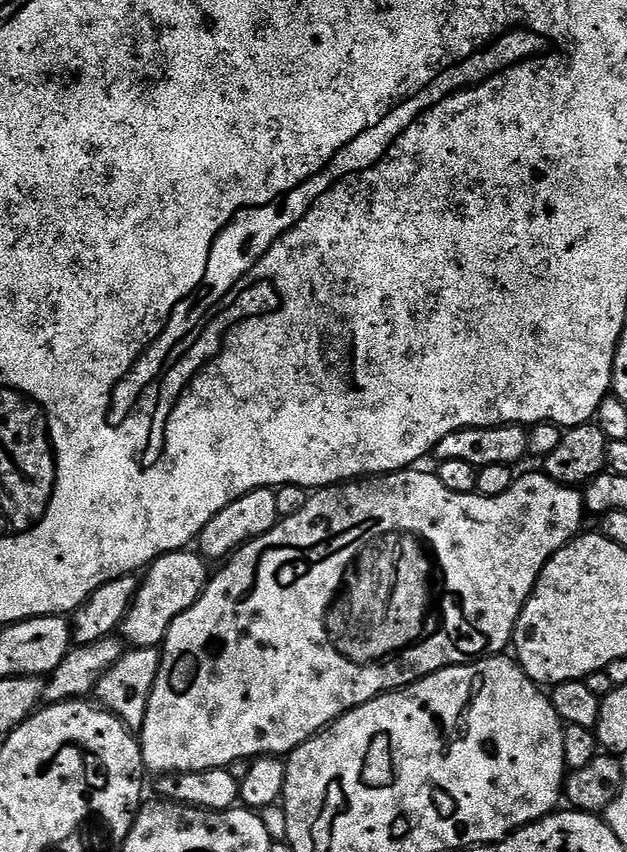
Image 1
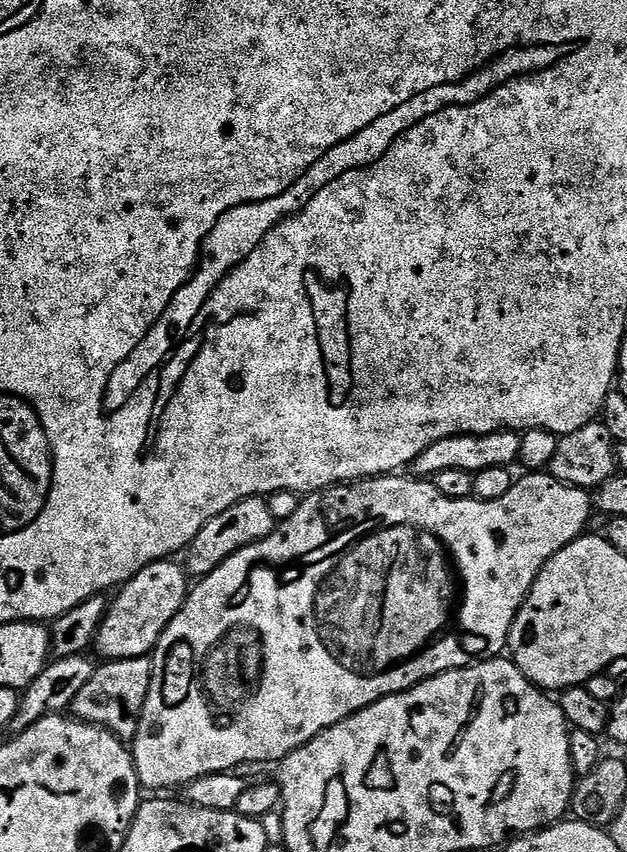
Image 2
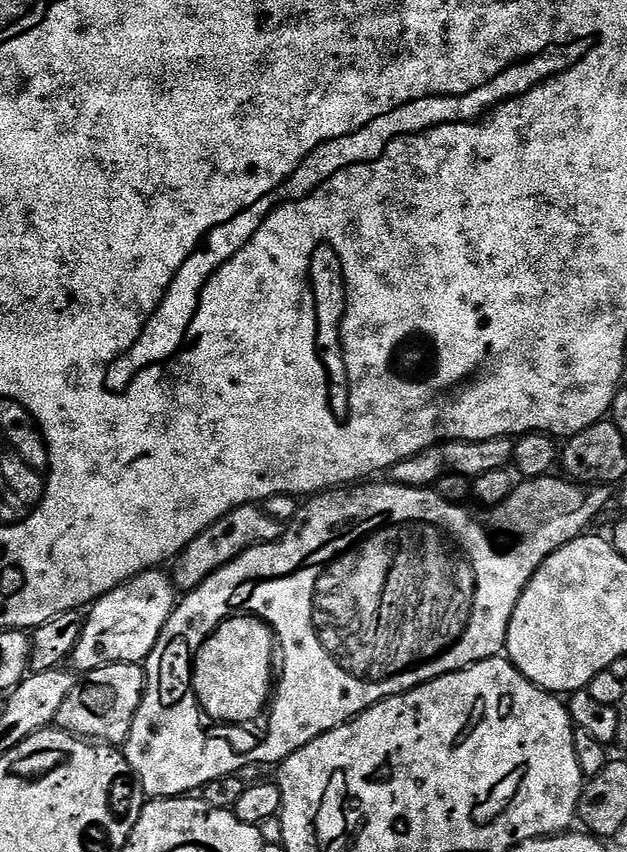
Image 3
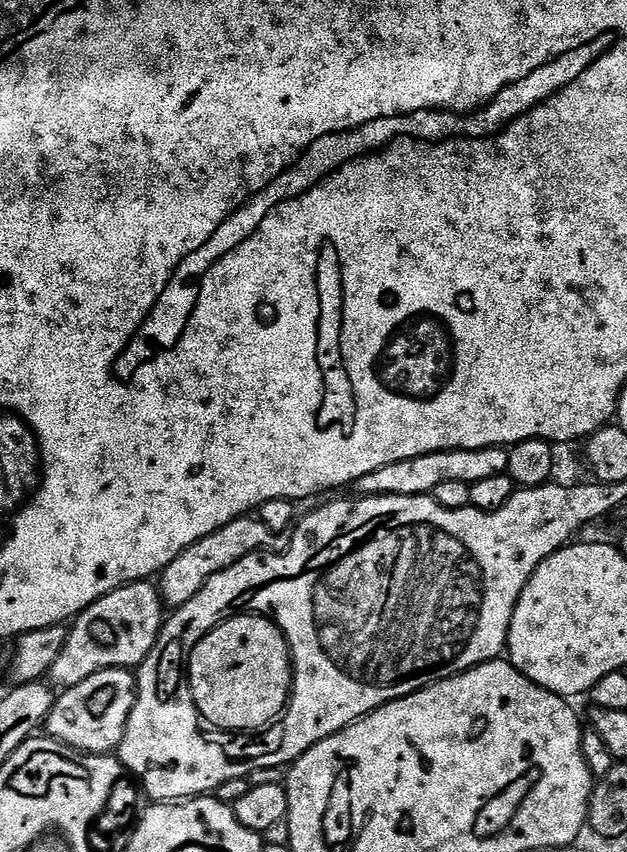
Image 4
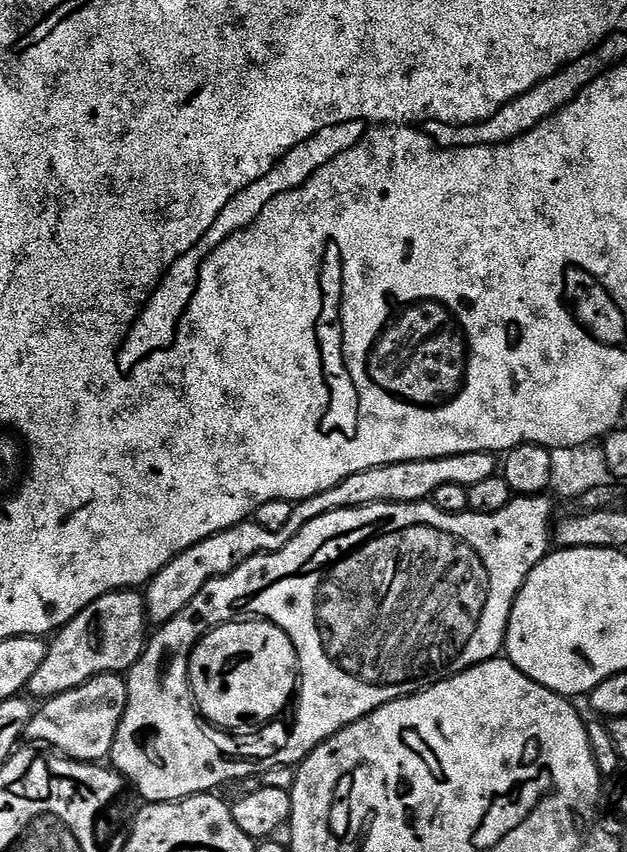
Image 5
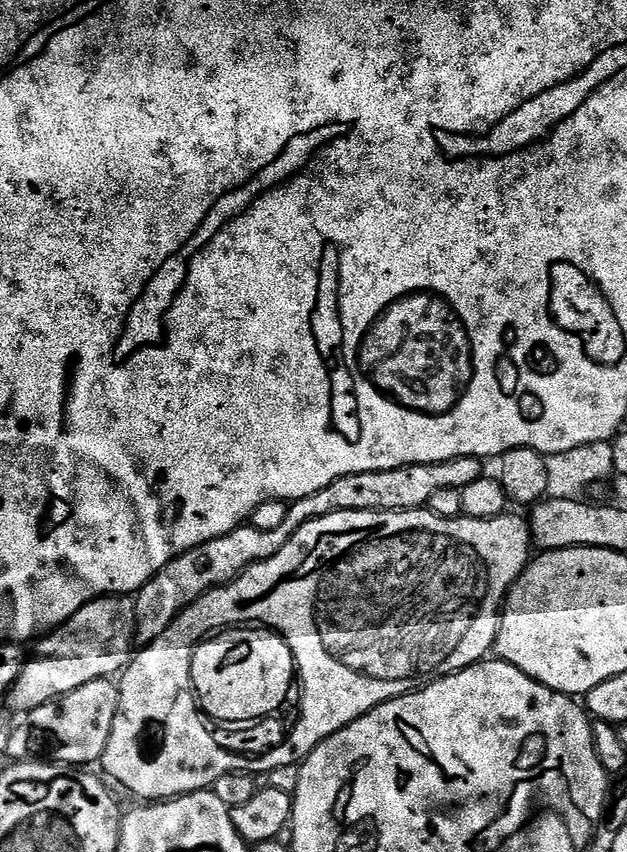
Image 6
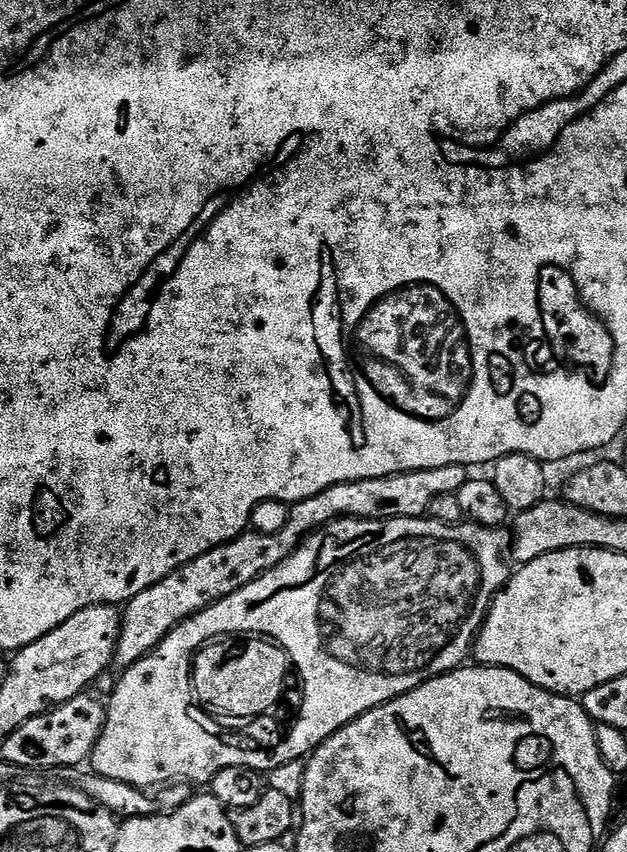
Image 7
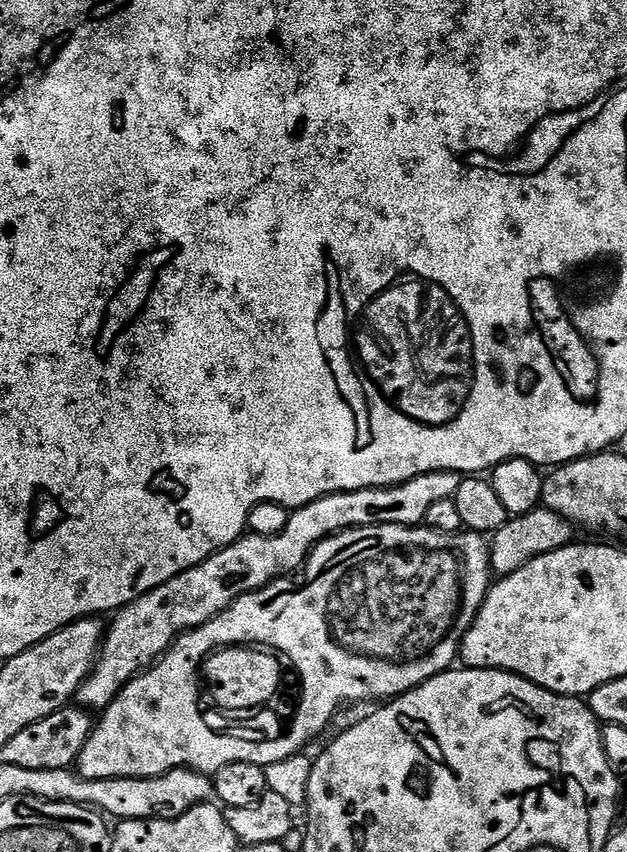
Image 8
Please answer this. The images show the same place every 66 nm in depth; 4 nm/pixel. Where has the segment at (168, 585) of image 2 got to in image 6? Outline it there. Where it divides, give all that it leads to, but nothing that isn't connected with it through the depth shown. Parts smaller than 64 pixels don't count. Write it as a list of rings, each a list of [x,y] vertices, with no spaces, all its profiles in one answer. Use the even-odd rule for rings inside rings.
[[[102,596],[99,600],[91,600],[78,610],[78,614],[39,641],[41,644],[33,660],[32,657],[25,659],[24,669],[6,697],[9,710],[27,714],[78,690],[78,686],[86,686],[86,682],[106,680],[123,673],[134,655],[132,644],[136,640],[137,627],[135,599]]]

